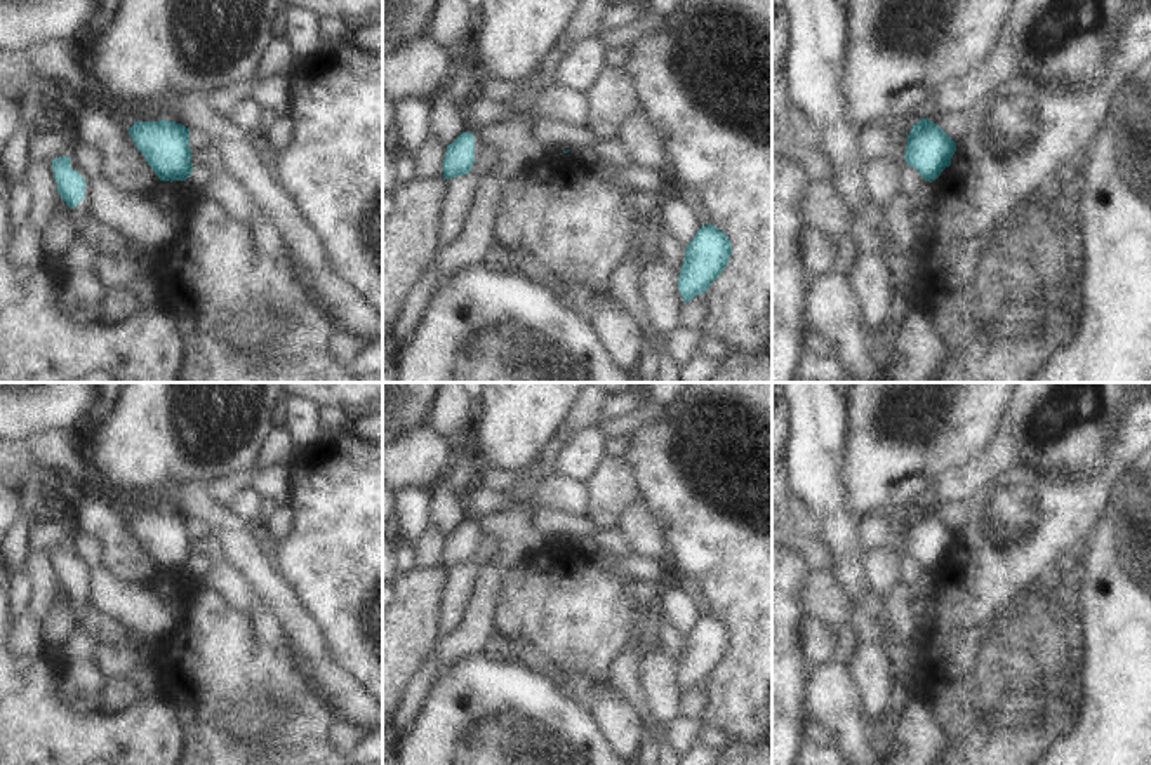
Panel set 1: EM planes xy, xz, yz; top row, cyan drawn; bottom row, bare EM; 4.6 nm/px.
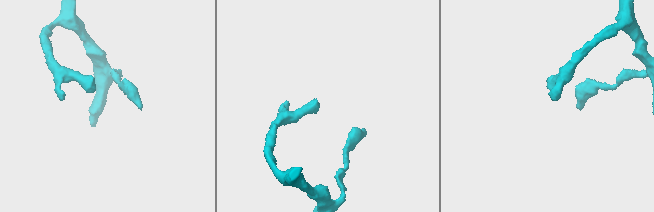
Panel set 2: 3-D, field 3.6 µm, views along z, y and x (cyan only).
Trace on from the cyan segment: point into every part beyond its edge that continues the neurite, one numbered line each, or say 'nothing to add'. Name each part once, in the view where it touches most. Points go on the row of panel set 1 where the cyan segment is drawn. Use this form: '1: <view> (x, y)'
1: xy (86, 291)

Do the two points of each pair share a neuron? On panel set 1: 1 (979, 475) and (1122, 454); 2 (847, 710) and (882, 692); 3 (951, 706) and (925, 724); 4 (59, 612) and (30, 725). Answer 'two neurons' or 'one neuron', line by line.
1: two neurons
2: two neurons
3: two neurons
4: two neurons

